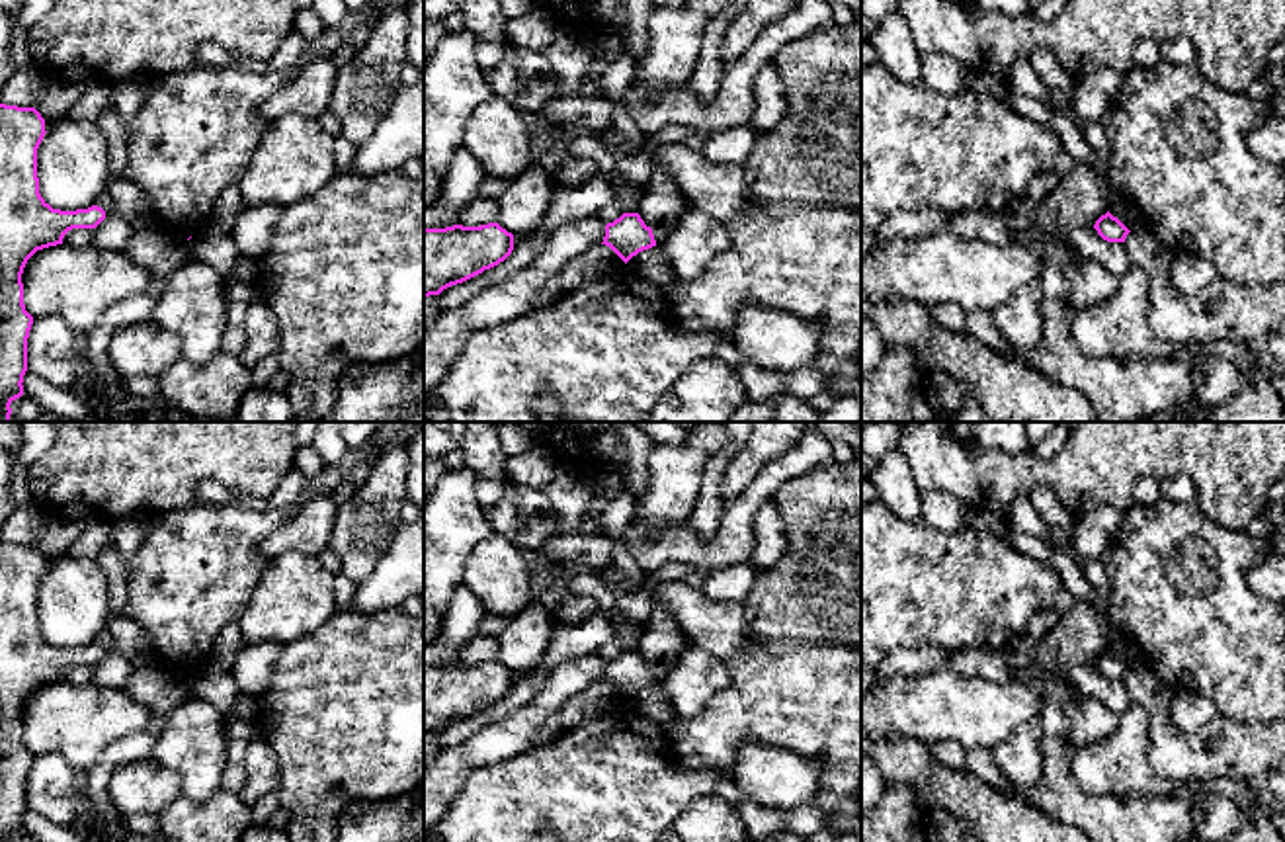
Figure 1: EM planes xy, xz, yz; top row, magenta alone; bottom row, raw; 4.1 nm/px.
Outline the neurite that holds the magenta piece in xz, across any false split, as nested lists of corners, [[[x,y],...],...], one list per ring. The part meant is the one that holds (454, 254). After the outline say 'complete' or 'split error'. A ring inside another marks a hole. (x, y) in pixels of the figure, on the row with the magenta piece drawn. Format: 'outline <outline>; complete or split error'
outline [[[498,223],[424,229],[424,297],[498,266],[512,250],[514,234]]]; complete

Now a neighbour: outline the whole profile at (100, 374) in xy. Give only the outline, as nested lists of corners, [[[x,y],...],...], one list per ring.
[[[154,275],[145,291],[115,303],[88,332],[86,358],[82,367],[92,391],[105,395],[125,387],[109,361],[107,348],[121,328],[141,320],[150,320],[154,305],[160,301],[164,287],[164,279]]]

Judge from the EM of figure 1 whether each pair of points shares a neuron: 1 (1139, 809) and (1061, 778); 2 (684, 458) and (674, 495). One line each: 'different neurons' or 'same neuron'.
1: same neuron
2: same neuron

